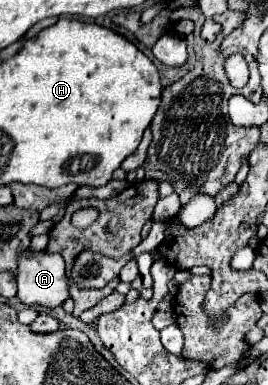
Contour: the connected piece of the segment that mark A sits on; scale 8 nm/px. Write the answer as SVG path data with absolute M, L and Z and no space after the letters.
M22 252L18 262L18 298L24 306L62 306L68 298L66 264L60 254Z

